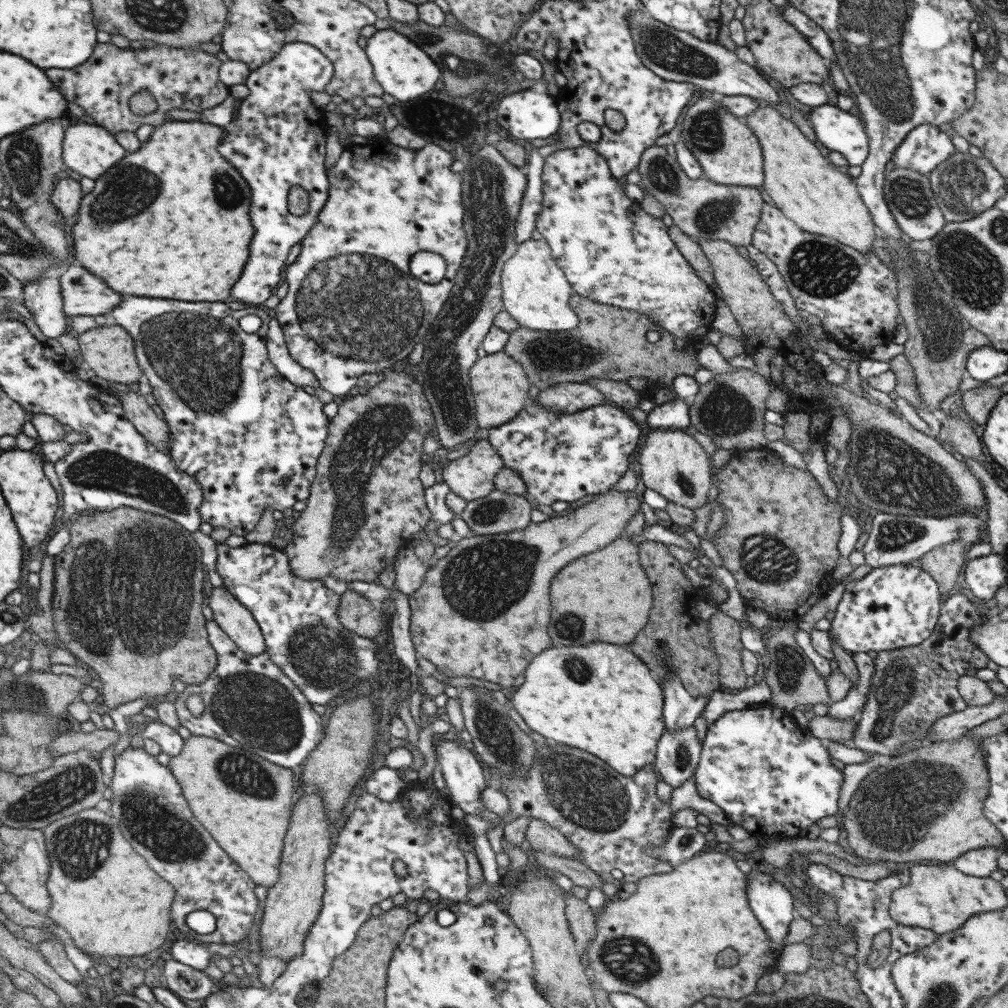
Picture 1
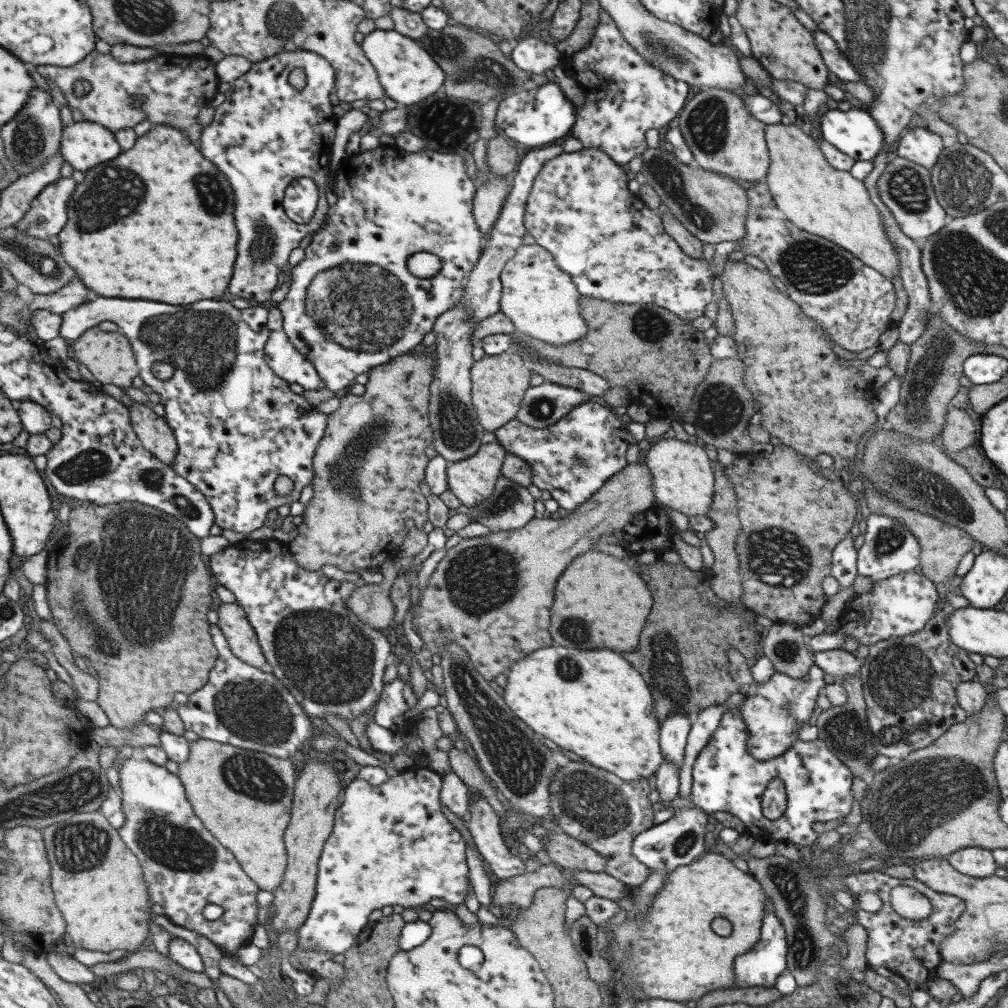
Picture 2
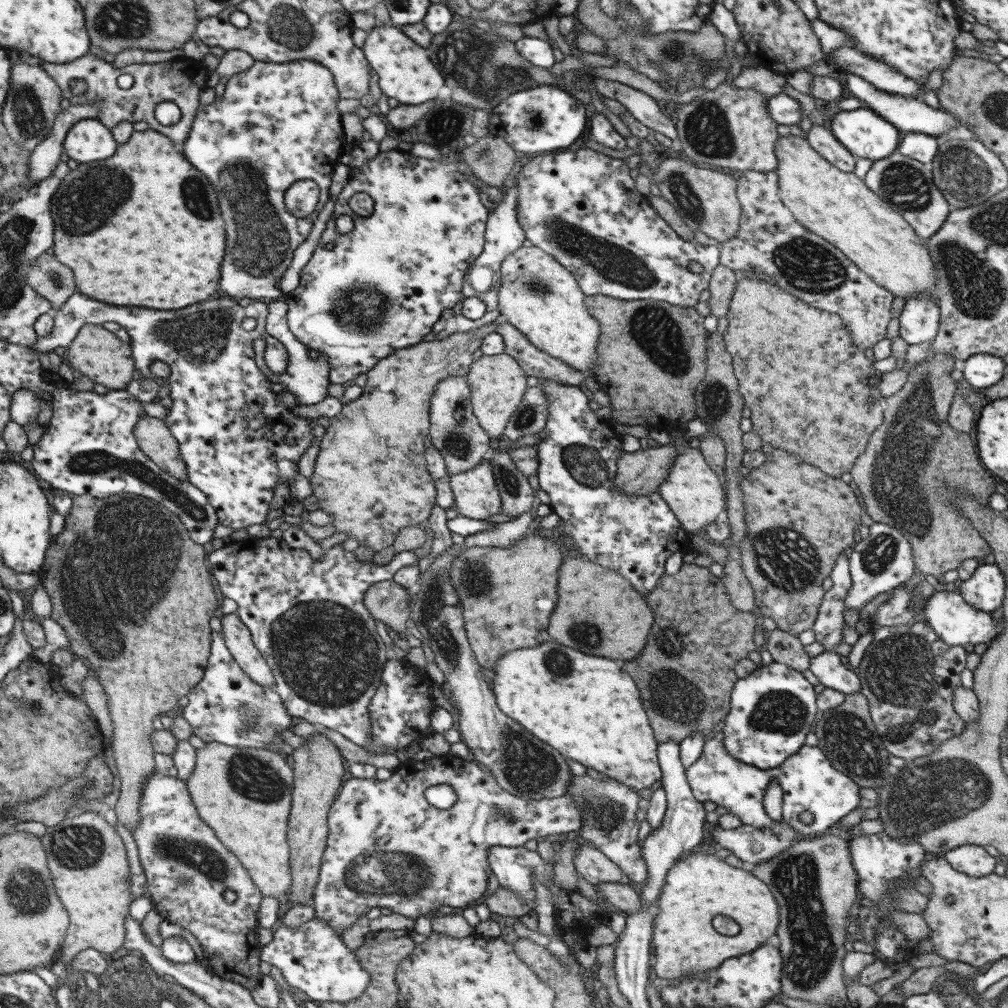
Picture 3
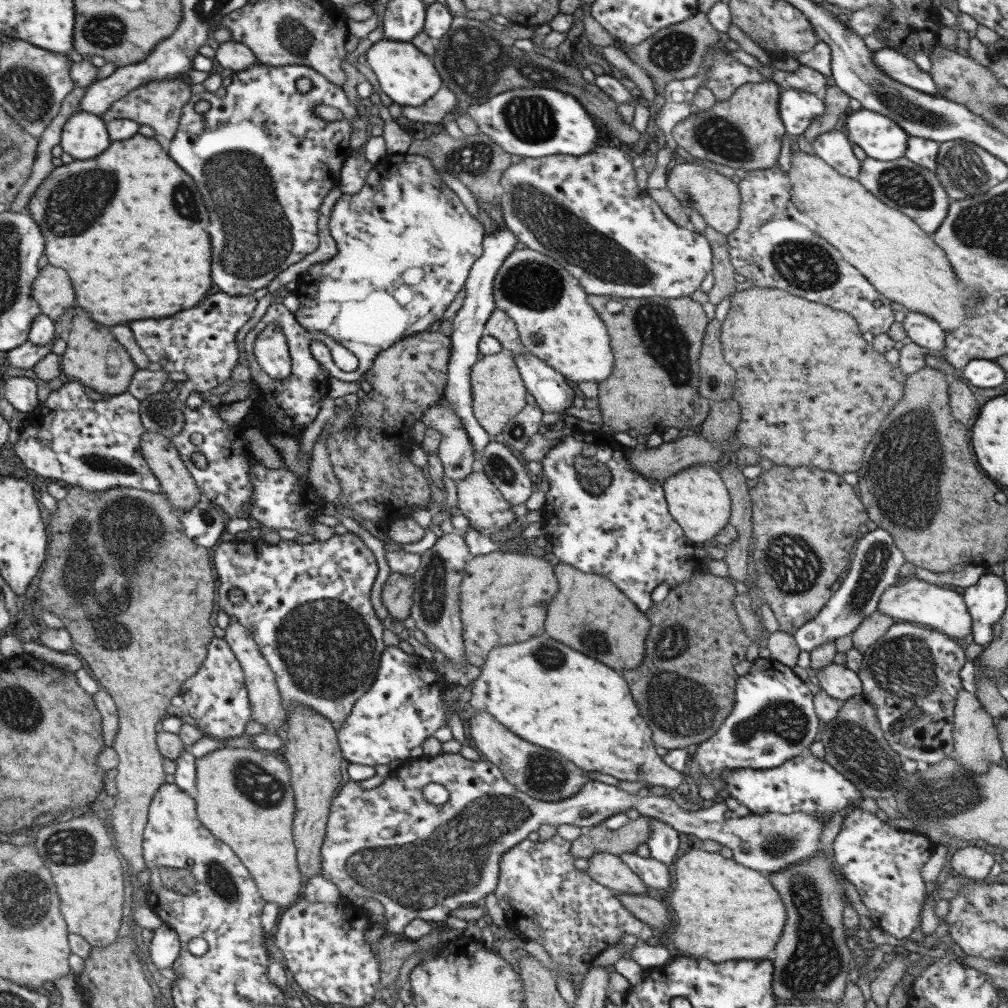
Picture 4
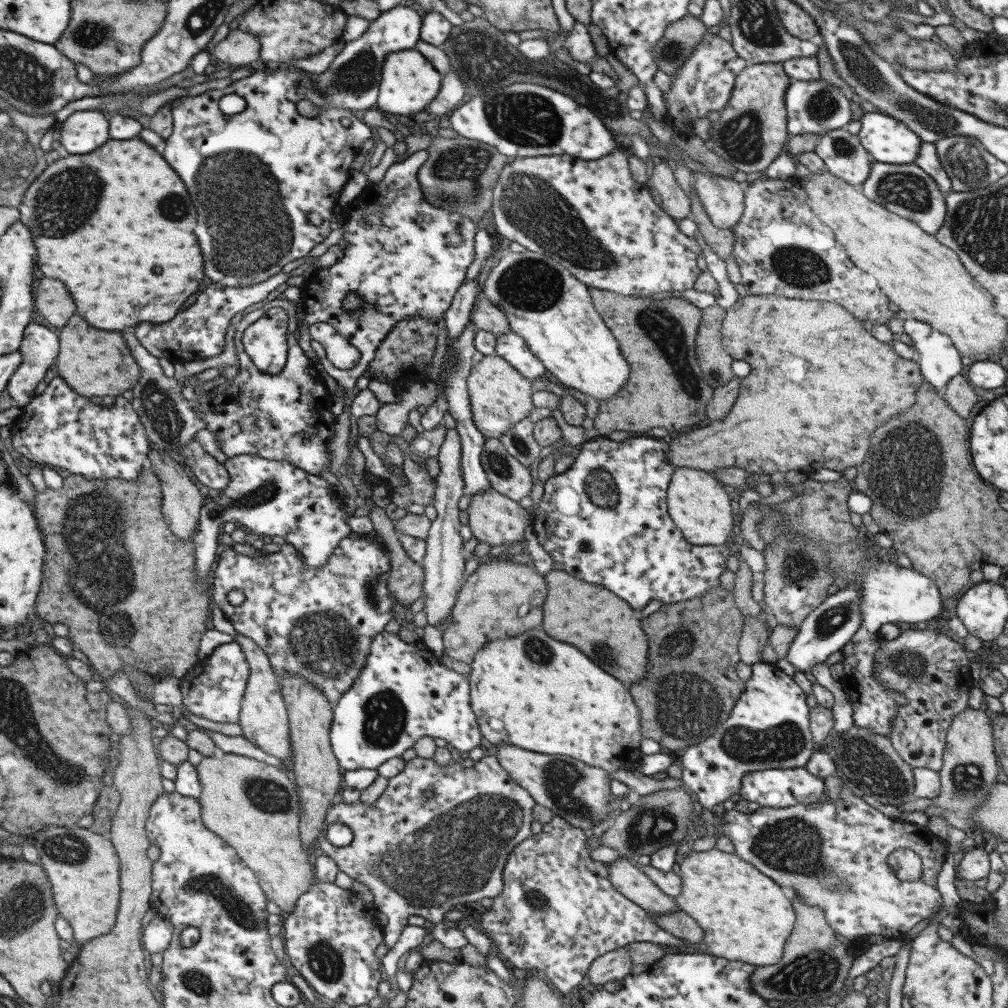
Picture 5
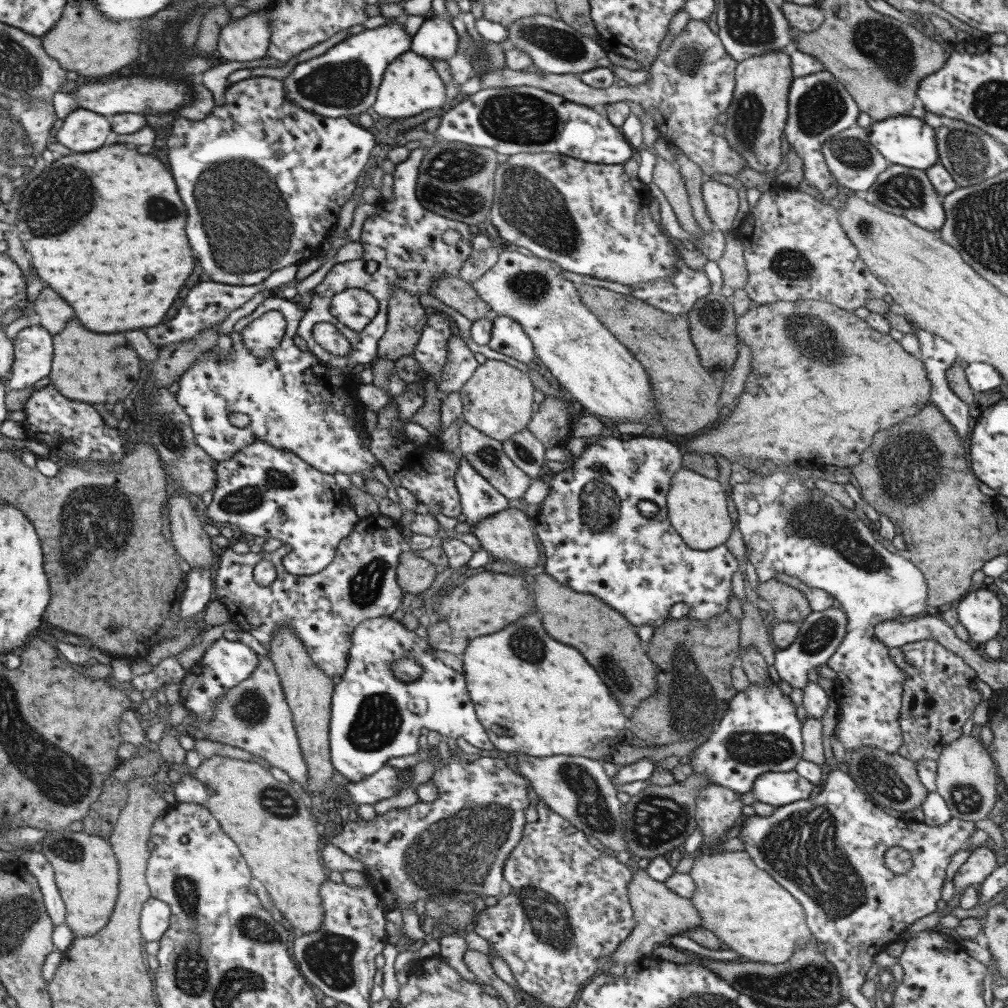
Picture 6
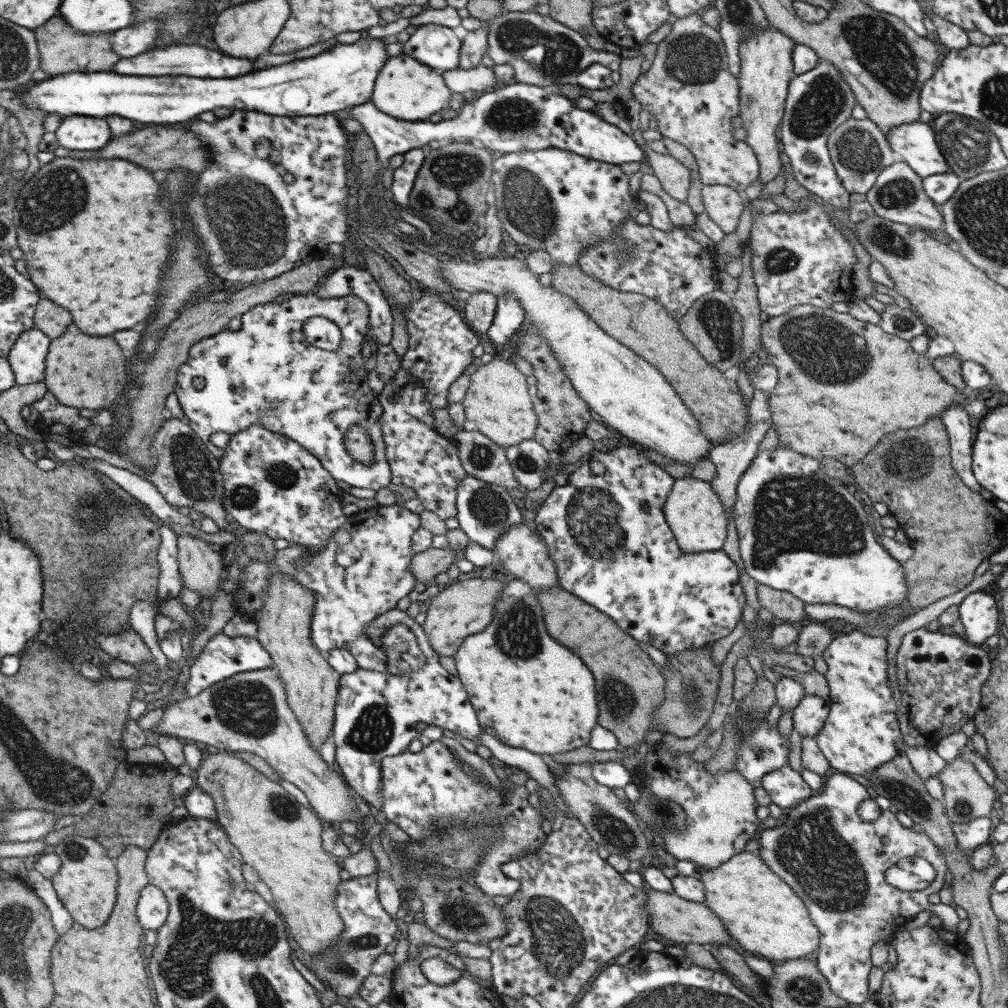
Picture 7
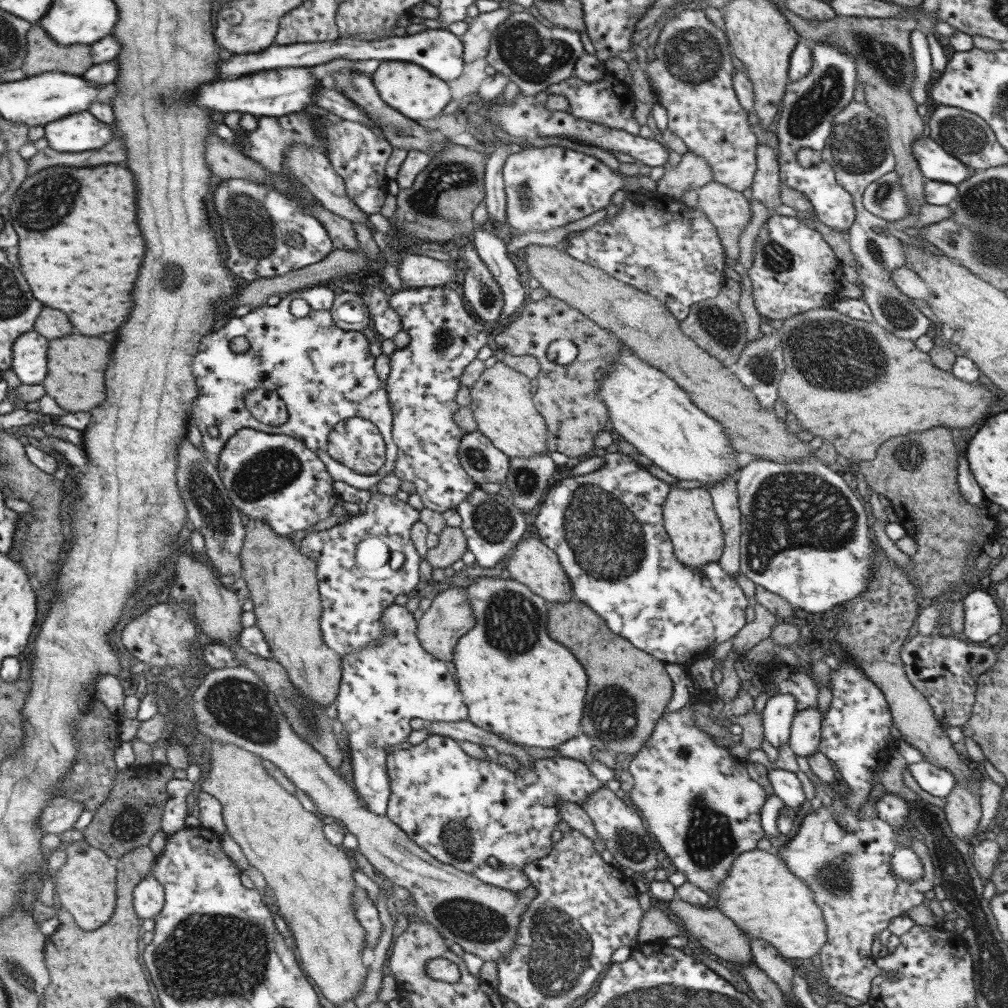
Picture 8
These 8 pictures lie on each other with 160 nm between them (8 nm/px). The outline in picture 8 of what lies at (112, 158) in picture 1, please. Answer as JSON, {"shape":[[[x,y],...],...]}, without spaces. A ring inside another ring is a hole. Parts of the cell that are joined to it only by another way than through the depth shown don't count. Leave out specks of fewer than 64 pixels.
{"shape":[[[84,111],[48,123],[43,136],[54,151],[85,152],[107,144],[113,138],[113,130]]]}

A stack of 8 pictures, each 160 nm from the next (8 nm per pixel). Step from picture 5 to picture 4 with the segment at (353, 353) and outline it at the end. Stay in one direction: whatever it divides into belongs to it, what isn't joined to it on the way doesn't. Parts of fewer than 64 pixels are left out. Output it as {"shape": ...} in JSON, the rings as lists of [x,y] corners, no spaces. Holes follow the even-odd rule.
{"shape":[[[271,303],[265,313],[260,318],[258,327],[267,326],[268,324],[277,324],[280,326],[281,332],[285,337],[288,353],[290,356],[290,373],[281,380],[269,379],[262,374],[255,365],[254,354],[252,353],[253,341],[257,328],[251,328],[243,339],[243,350],[246,354],[246,360],[248,369],[250,370],[250,381],[255,380],[257,388],[263,388],[258,390],[259,396],[265,400],[270,406],[268,412],[263,412],[263,415],[271,417],[273,424],[268,432],[271,434],[265,434],[268,437],[270,435],[283,435],[283,436],[295,436],[301,434],[303,429],[309,424],[317,414],[321,400],[327,394],[327,380],[328,377],[323,373],[323,370],[319,368],[319,363],[313,359],[311,352],[309,351],[309,344],[311,340],[318,340],[321,344],[325,344],[329,349],[332,361],[343,372],[353,372],[357,368],[358,360],[347,350],[343,348],[336,340],[333,340],[330,336],[325,336],[322,332],[309,332],[306,331],[295,320],[293,313],[282,303]]]}

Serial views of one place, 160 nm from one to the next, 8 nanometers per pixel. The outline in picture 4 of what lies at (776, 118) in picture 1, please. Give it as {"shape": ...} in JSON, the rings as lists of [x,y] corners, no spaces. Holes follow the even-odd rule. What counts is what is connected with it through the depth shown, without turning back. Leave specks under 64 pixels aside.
{"shape":[[[790,150],[788,193],[790,203],[799,212],[804,212],[812,220],[815,232],[840,252],[842,260],[855,267],[869,284],[887,300],[901,304],[908,311],[920,312],[932,318],[944,331],[952,331],[966,325],[968,310],[964,308],[964,298],[957,296],[957,282],[951,265],[947,263],[945,253],[925,234],[914,220],[902,212],[889,208],[883,201],[877,200],[855,178],[840,175],[824,160],[814,154]]]}

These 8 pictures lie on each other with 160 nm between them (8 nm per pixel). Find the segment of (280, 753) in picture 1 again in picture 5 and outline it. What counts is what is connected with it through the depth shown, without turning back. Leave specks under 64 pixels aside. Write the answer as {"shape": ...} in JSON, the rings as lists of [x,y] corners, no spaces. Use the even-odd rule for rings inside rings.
{"shape":[[[235,642],[214,647],[209,655],[180,677],[181,702],[188,712],[213,722],[238,722],[240,702],[248,677],[248,664]]]}

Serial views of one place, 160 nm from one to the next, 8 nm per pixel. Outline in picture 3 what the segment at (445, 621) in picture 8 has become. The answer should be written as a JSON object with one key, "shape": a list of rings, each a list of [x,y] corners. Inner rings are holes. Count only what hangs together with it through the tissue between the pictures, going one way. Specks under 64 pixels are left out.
{"shape":[[[535,525],[521,538],[520,542],[510,547],[462,547],[458,555],[453,557],[448,580],[461,604],[465,636],[480,668],[493,670],[497,659],[506,652],[517,650],[517,648],[533,648],[537,646],[537,642],[547,642],[549,638],[545,630],[549,622],[547,616],[551,614],[555,606],[557,568],[562,563],[561,560],[563,560],[563,546],[557,546],[551,540],[547,540]]]}

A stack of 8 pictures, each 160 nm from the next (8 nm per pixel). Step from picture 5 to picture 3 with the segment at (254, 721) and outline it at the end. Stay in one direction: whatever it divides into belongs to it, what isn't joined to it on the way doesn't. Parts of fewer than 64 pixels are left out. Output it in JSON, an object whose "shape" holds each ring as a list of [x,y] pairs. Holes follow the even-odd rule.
{"shape":[[[224,614],[220,619],[221,636],[225,648],[242,668],[242,671],[254,682],[262,687],[274,686],[270,668],[264,658],[255,648],[247,627],[233,614]]]}

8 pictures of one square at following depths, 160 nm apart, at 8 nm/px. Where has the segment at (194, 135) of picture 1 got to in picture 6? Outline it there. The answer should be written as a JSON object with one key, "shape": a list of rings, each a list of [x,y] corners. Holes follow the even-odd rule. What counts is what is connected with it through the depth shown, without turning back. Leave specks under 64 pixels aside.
{"shape":[[[111,144],[101,146],[95,152],[79,154],[71,152],[66,156],[56,156],[54,161],[47,164],[44,169],[22,191],[21,205],[18,208],[17,222],[13,225],[15,234],[21,241],[22,247],[31,254],[31,266],[37,272],[37,276],[51,286],[75,312],[75,318],[93,332],[123,332],[123,330],[135,330],[135,328],[149,328],[161,322],[167,308],[171,306],[173,298],[177,296],[179,288],[183,286],[185,278],[193,270],[193,256],[191,248],[185,238],[185,206],[181,204],[173,178],[169,170],[151,154],[139,154],[133,148],[127,148],[125,144]]]}

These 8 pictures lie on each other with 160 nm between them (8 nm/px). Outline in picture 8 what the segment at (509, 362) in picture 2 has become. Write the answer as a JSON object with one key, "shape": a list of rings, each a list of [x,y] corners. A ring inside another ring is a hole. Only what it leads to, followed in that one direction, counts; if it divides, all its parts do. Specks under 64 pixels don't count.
{"shape":[[[497,361],[490,368],[483,368],[476,381],[468,388],[470,403],[468,407],[476,422],[476,430],[486,436],[490,443],[510,458],[531,458],[535,453],[547,452],[546,426],[543,417],[535,410],[532,388],[529,379],[505,363]]]}

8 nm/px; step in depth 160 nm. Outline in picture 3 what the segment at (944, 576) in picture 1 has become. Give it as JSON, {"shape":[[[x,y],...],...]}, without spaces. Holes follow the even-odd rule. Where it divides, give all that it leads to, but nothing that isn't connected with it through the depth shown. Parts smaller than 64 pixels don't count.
{"shape":[[[939,353],[929,355],[924,361],[907,369],[906,381],[895,394],[885,398],[881,424],[871,433],[862,454],[848,473],[859,489],[861,504],[873,523],[884,523],[895,528],[911,545],[915,570],[920,571],[923,576],[931,574],[937,578],[941,578],[947,570],[957,568],[962,558],[979,560],[990,553],[987,542],[971,527],[967,518],[960,514],[957,508],[951,510],[951,504],[945,504],[943,498],[945,480],[949,486],[957,486],[960,494],[973,496],[985,508],[989,508],[988,499],[995,490],[993,478],[979,462],[976,446],[967,433],[953,430],[946,421],[956,392],[955,381],[951,379],[950,372],[958,365],[951,355]]]}

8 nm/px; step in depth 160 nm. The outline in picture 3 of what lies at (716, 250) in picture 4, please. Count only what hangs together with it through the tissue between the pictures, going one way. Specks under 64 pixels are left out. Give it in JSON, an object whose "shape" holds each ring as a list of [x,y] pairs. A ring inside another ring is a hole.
{"shape":[[[720,263],[713,268],[709,282],[708,290],[710,292],[708,307],[713,316],[725,317],[728,313],[728,306],[732,292],[735,288],[735,276],[733,271]]]}

